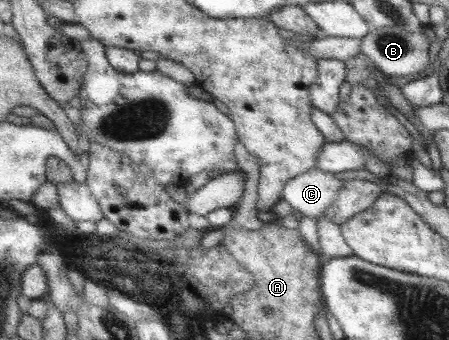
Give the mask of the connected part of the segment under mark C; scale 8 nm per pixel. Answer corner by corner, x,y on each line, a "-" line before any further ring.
319,168
298,173
284,185
281,200
286,201
292,211
301,218
322,217
337,198
342,180

